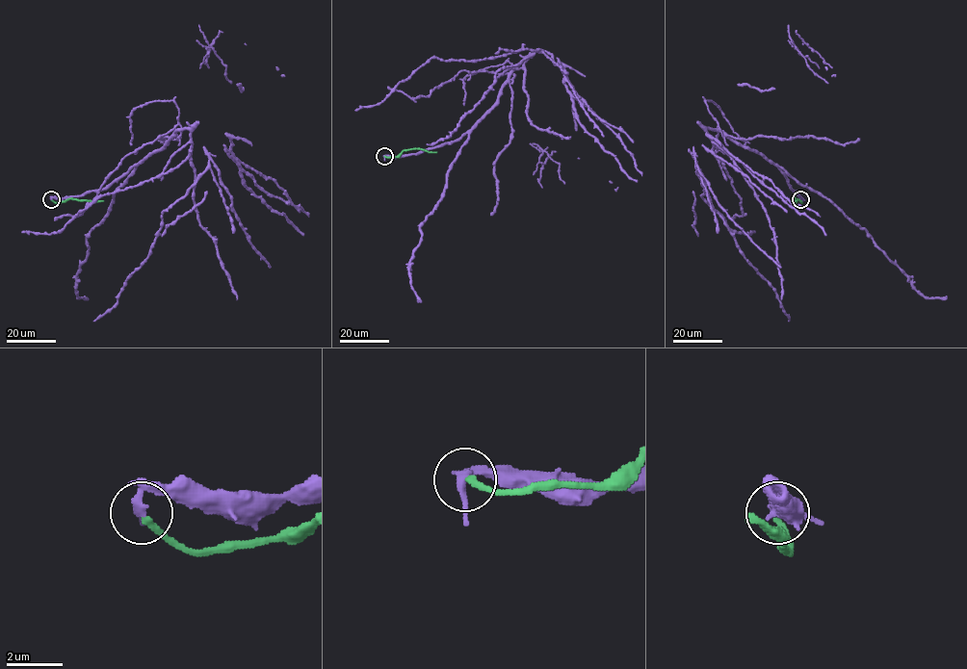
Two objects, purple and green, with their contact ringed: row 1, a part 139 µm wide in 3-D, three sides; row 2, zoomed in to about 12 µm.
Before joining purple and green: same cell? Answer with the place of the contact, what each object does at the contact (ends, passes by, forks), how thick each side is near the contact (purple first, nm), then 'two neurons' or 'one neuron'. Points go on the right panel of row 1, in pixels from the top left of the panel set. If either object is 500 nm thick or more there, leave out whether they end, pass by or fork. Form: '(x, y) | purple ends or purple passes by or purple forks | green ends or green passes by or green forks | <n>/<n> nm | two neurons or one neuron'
(800, 199) | purple passes by | green ends | 320/200 nm | two neurons

